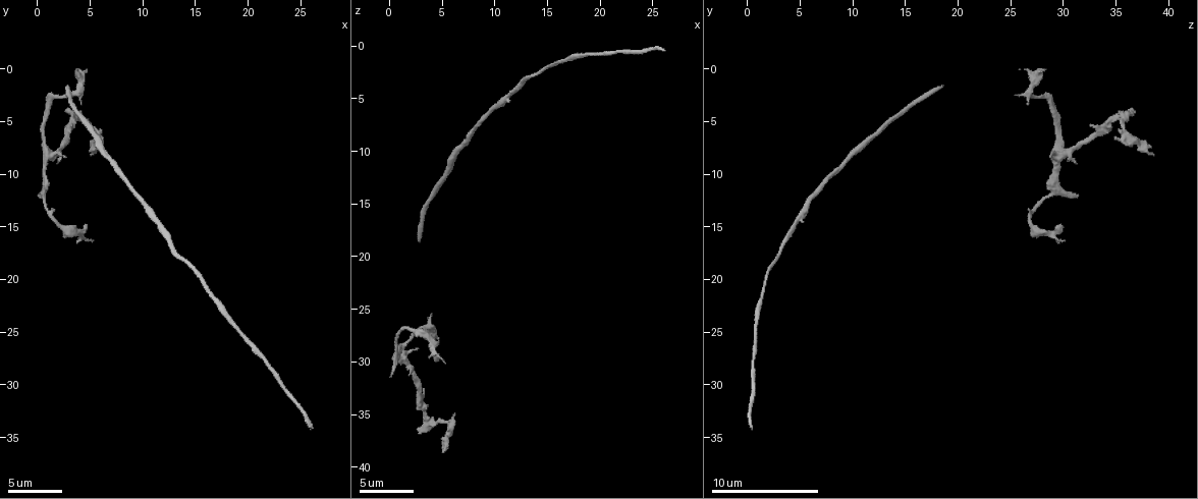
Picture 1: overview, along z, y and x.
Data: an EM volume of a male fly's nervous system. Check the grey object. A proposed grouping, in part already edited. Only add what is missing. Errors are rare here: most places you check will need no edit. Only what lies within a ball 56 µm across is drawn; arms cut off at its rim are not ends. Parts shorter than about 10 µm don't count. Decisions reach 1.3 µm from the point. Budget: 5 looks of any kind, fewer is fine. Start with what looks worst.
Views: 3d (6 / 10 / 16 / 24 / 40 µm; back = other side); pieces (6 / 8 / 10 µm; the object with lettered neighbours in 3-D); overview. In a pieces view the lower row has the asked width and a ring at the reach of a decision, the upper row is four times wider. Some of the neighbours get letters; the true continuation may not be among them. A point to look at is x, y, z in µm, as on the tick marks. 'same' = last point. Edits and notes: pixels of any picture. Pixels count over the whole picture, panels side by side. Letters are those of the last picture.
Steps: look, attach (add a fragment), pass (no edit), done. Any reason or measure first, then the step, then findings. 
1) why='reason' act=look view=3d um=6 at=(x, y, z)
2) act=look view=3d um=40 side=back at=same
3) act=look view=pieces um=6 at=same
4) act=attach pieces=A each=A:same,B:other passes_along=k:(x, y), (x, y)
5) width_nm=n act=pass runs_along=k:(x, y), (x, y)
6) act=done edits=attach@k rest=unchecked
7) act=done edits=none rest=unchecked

why='branch stops here' act=look view=pieces um=6 at=(0.2, 11.8, 31.0)

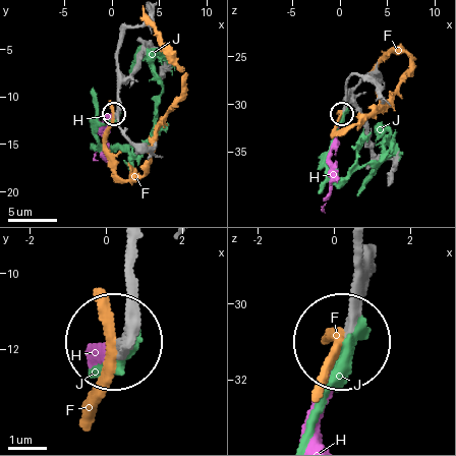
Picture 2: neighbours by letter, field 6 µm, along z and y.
act=attach pieces=H each=F:other,H:same,J:other found='it goes on there'

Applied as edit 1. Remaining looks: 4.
why='see it whole again' act=look view=overview

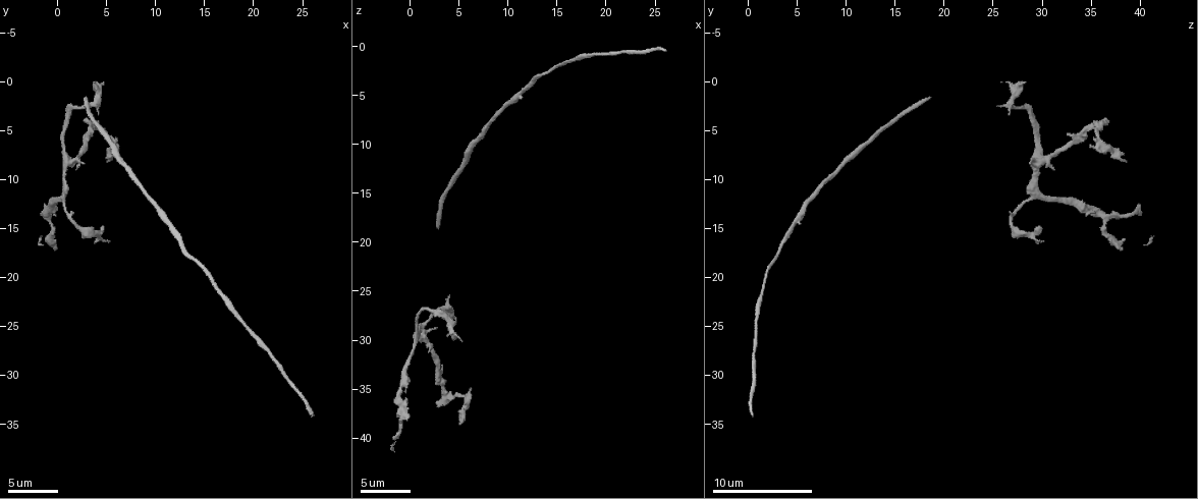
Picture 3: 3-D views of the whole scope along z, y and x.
why='free end' act=look view=pieces um=6 at=(2.6, 8.2, 28.8)

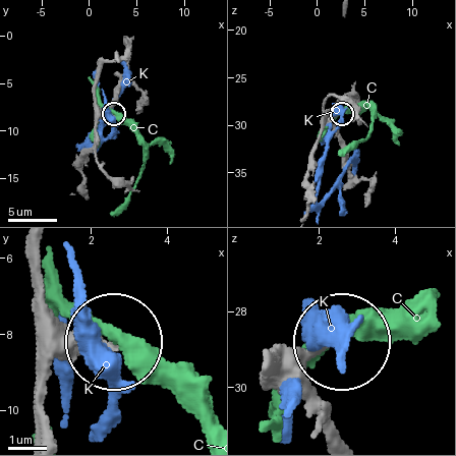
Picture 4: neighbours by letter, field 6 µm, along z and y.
act=pass each=C:other,K:other found='no lettered fragment goes on from it'

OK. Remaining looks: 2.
act=done edits=attach@2 rest=unchecked

